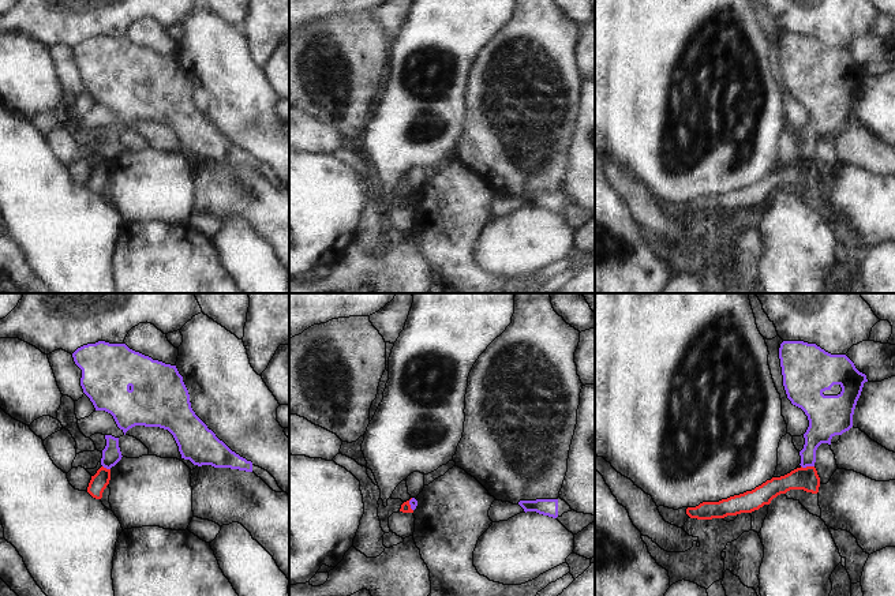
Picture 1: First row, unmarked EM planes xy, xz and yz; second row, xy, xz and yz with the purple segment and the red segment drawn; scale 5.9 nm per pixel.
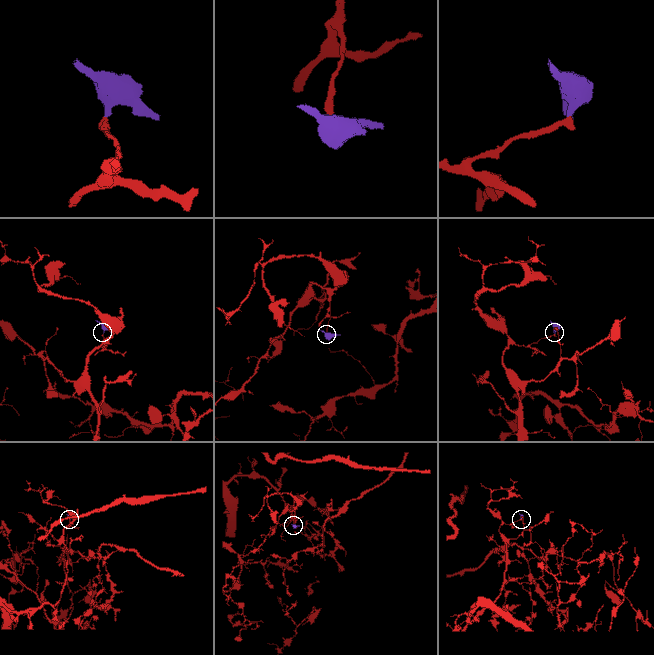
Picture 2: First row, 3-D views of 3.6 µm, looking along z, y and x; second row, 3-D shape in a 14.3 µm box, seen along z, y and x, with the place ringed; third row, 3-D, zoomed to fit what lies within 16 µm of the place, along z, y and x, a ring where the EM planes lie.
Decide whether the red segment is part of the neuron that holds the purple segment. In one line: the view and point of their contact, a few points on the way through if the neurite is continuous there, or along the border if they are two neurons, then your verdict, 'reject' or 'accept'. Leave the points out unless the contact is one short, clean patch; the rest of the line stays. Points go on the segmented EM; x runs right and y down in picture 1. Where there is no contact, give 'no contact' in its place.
contact yz (808, 465); border yz (801, 465), (813, 467); reject

